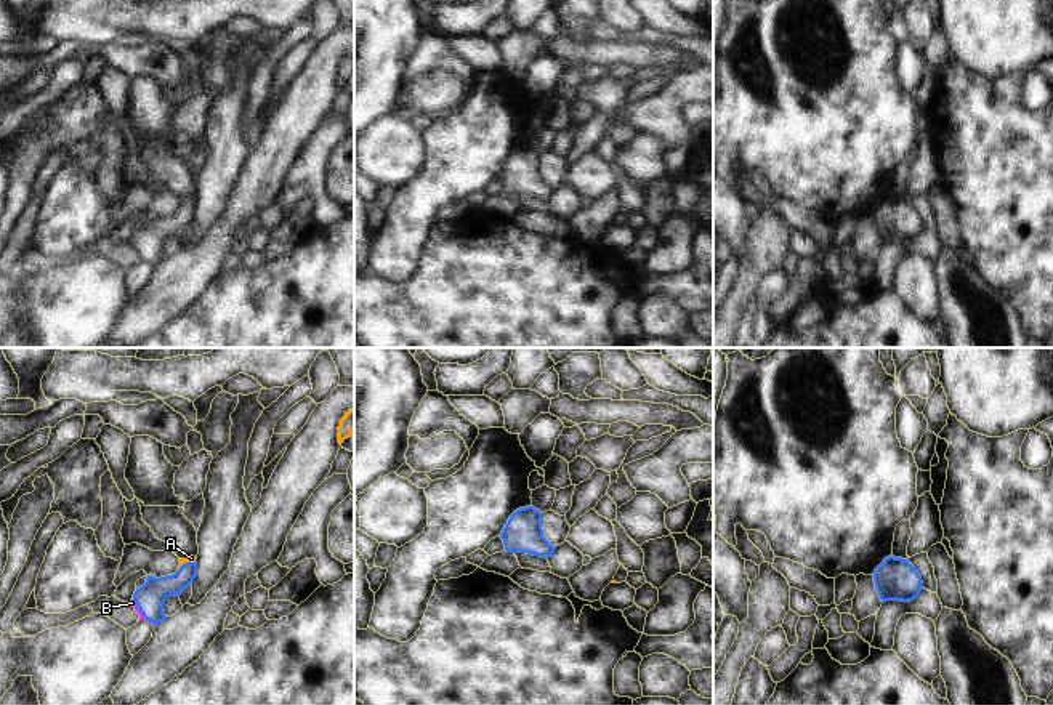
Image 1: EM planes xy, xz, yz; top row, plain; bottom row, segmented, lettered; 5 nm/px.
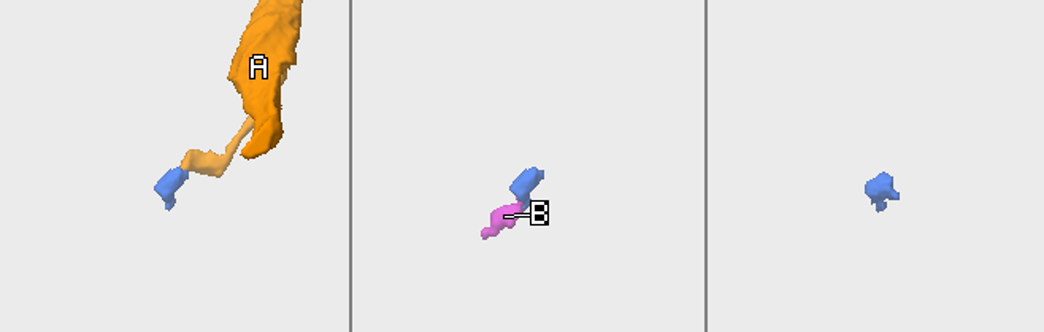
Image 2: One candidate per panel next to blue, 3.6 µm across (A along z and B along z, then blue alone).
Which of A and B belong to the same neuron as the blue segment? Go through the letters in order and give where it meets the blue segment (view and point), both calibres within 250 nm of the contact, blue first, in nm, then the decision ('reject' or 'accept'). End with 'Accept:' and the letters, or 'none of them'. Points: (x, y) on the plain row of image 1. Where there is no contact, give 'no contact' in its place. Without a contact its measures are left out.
A: meets blue in xy at (186, 204); 150 nm thick on the blue side, 30 nm on the other; accept
B: meets blue in xy at (140, 252); 150 nm thick on the blue side, 20 nm on the other; accept
Accept: A, B

